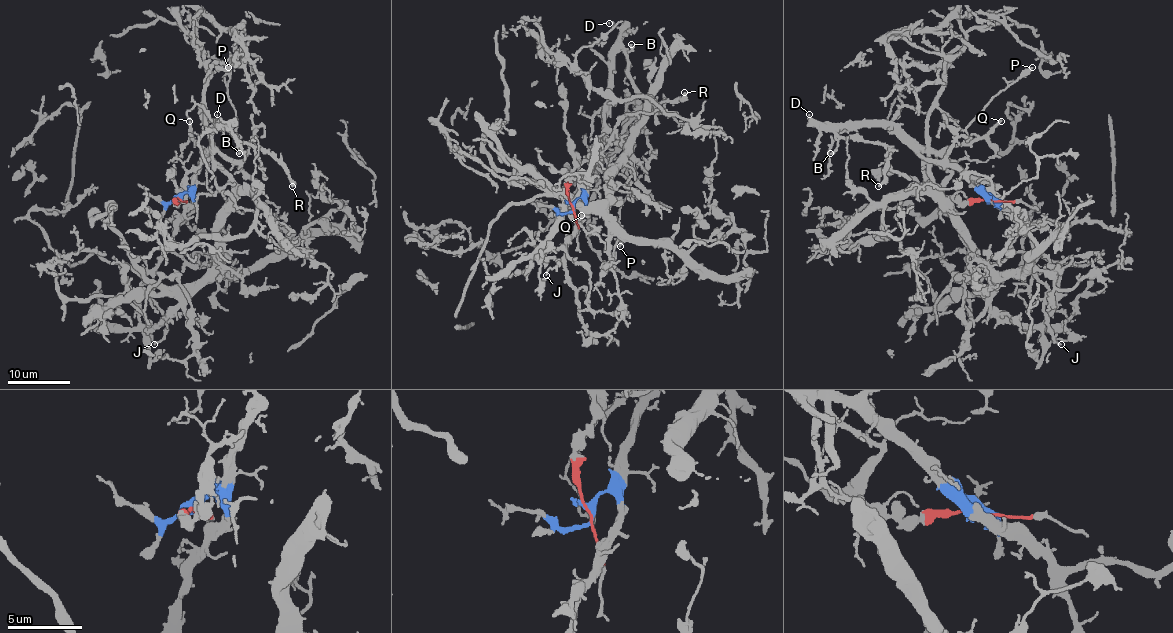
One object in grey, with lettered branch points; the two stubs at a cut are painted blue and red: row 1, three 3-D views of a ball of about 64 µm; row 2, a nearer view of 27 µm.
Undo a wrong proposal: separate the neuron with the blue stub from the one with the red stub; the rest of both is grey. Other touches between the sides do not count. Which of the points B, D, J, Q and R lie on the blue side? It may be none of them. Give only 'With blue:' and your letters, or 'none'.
With blue: B, D, J, Q, R

